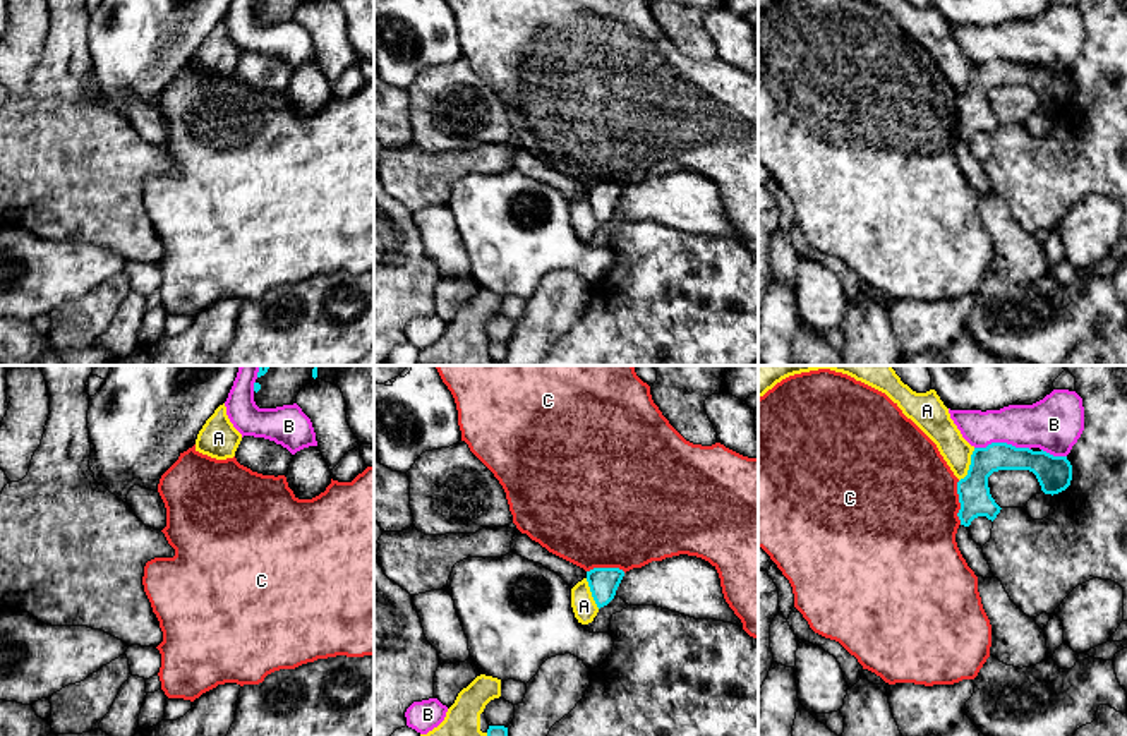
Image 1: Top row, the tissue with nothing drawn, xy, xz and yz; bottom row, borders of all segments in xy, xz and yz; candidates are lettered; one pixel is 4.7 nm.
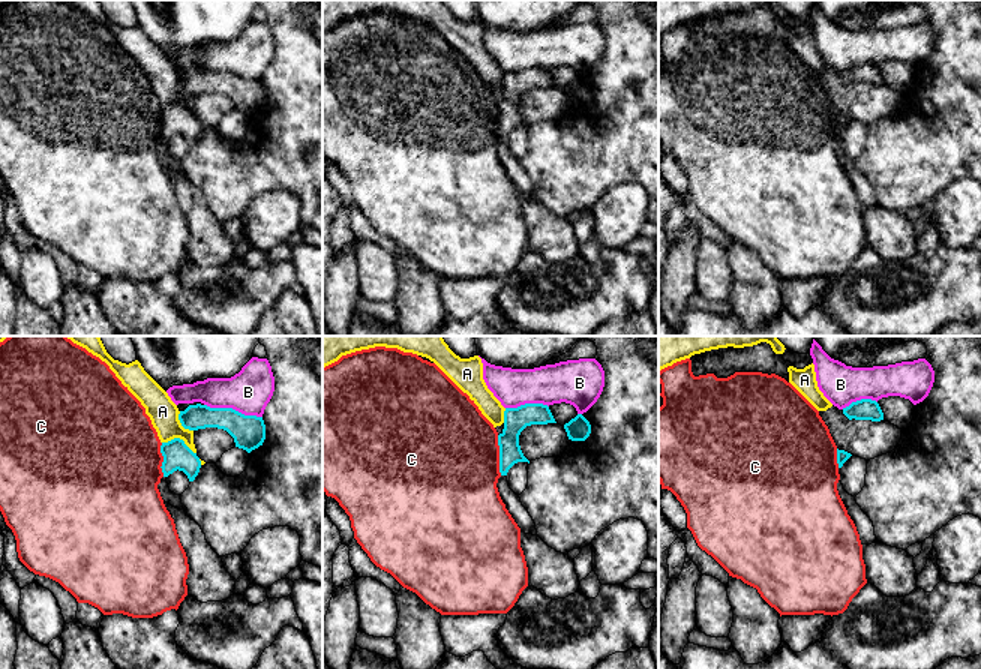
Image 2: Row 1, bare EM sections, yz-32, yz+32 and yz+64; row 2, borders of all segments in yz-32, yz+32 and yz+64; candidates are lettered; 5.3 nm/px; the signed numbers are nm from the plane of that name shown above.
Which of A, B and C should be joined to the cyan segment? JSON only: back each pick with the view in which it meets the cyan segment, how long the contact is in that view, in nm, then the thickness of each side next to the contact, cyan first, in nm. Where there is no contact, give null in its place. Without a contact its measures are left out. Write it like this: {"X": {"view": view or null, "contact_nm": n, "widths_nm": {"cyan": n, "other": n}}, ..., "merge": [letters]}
{"merge": []}

